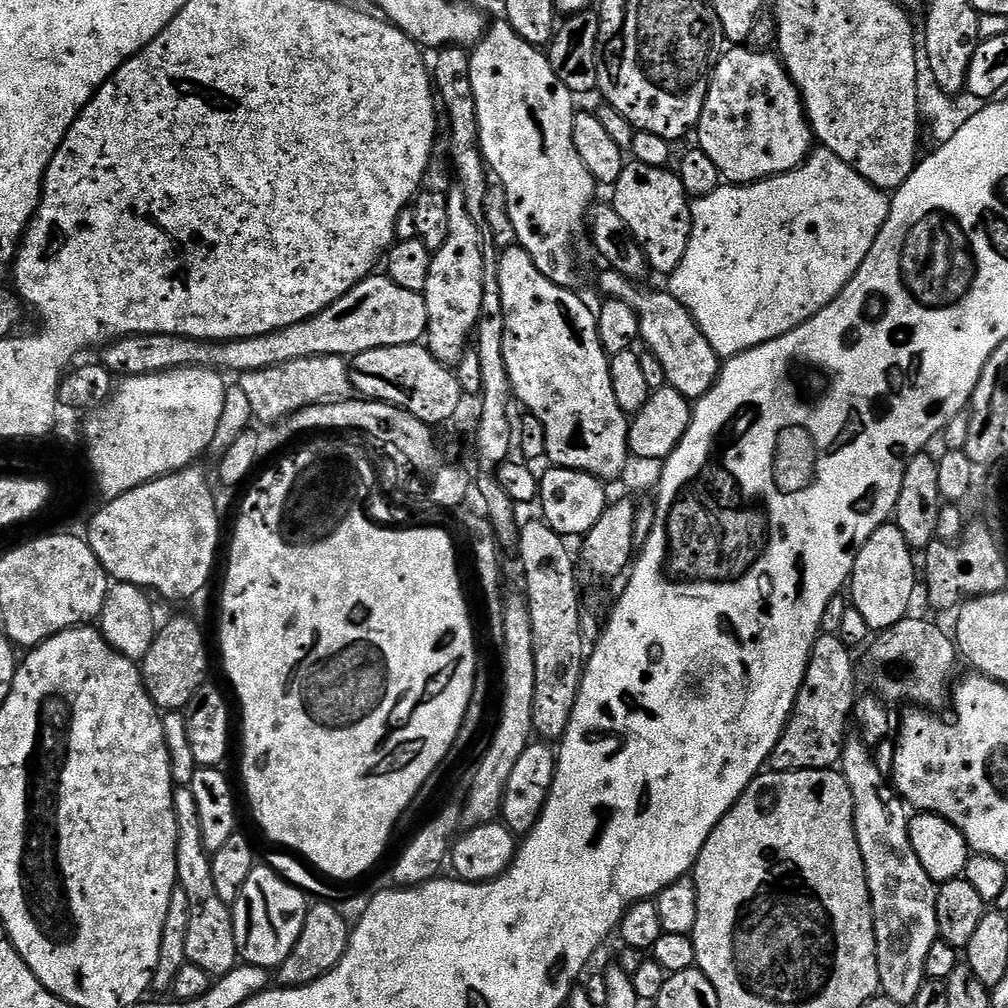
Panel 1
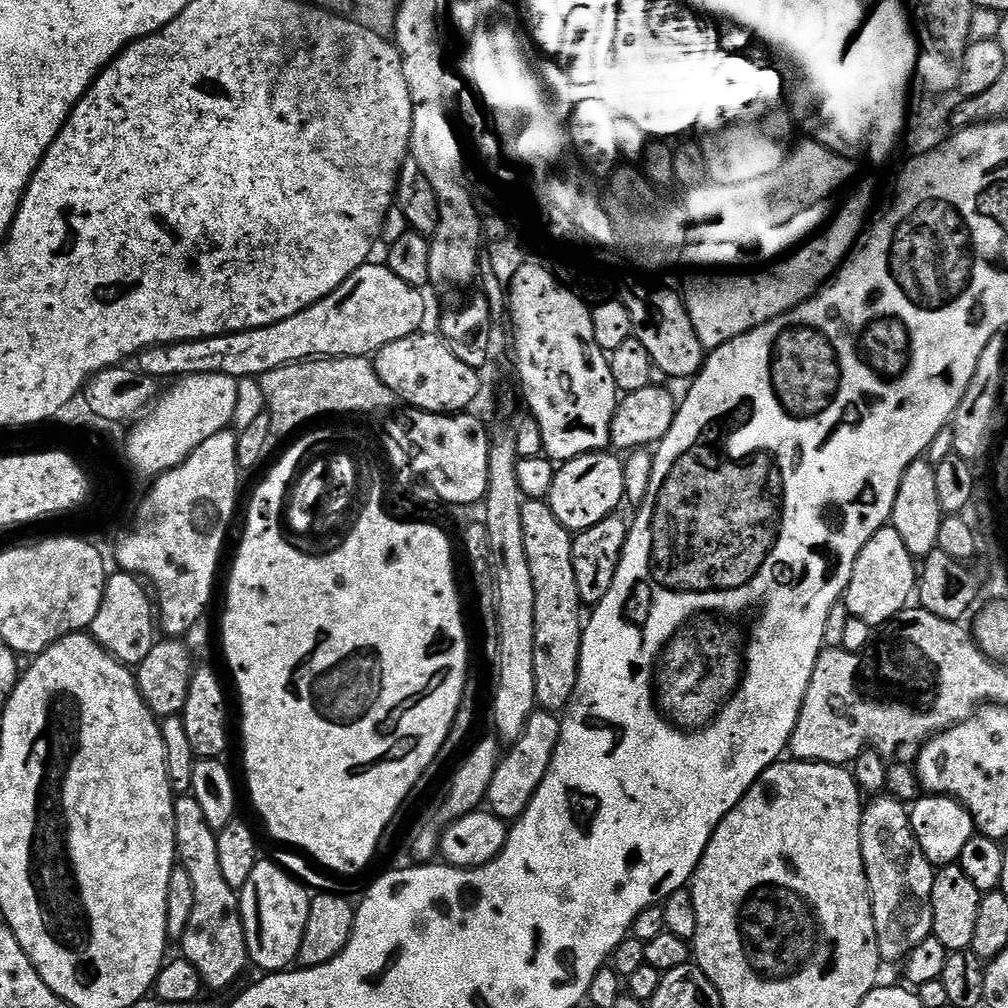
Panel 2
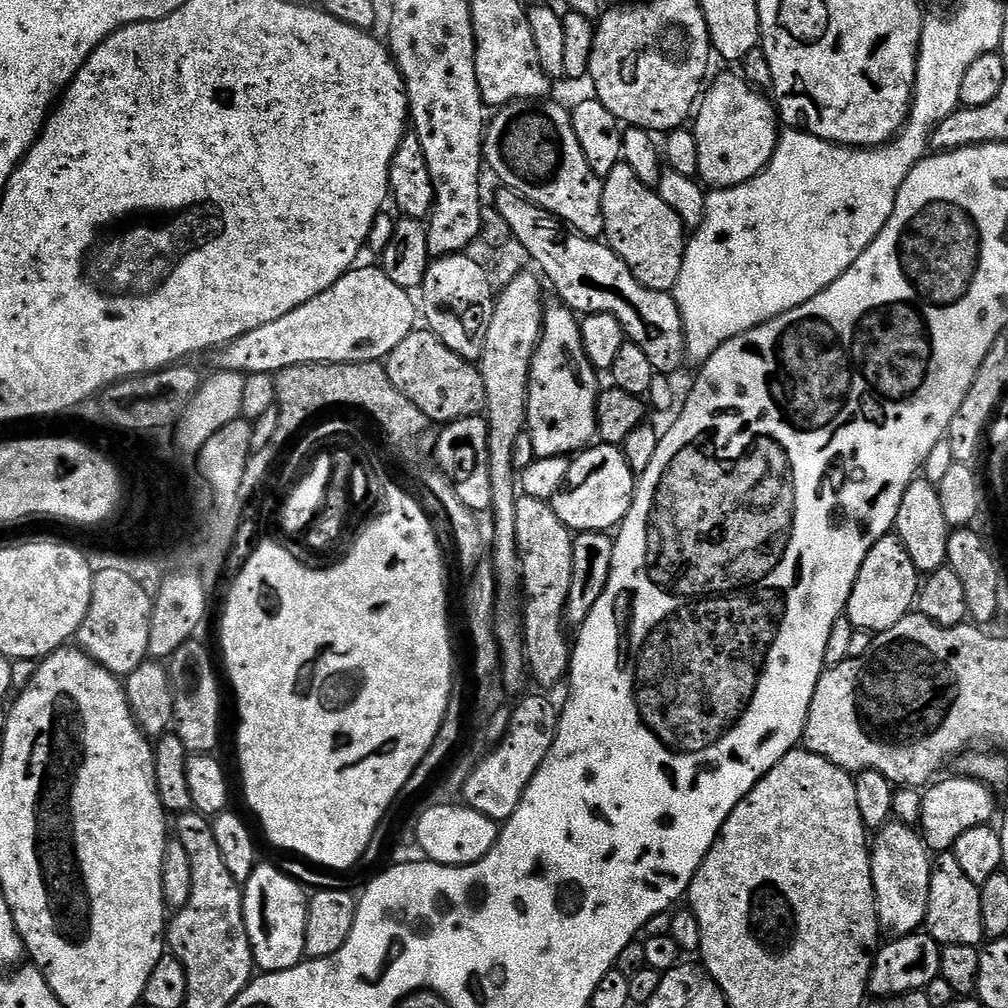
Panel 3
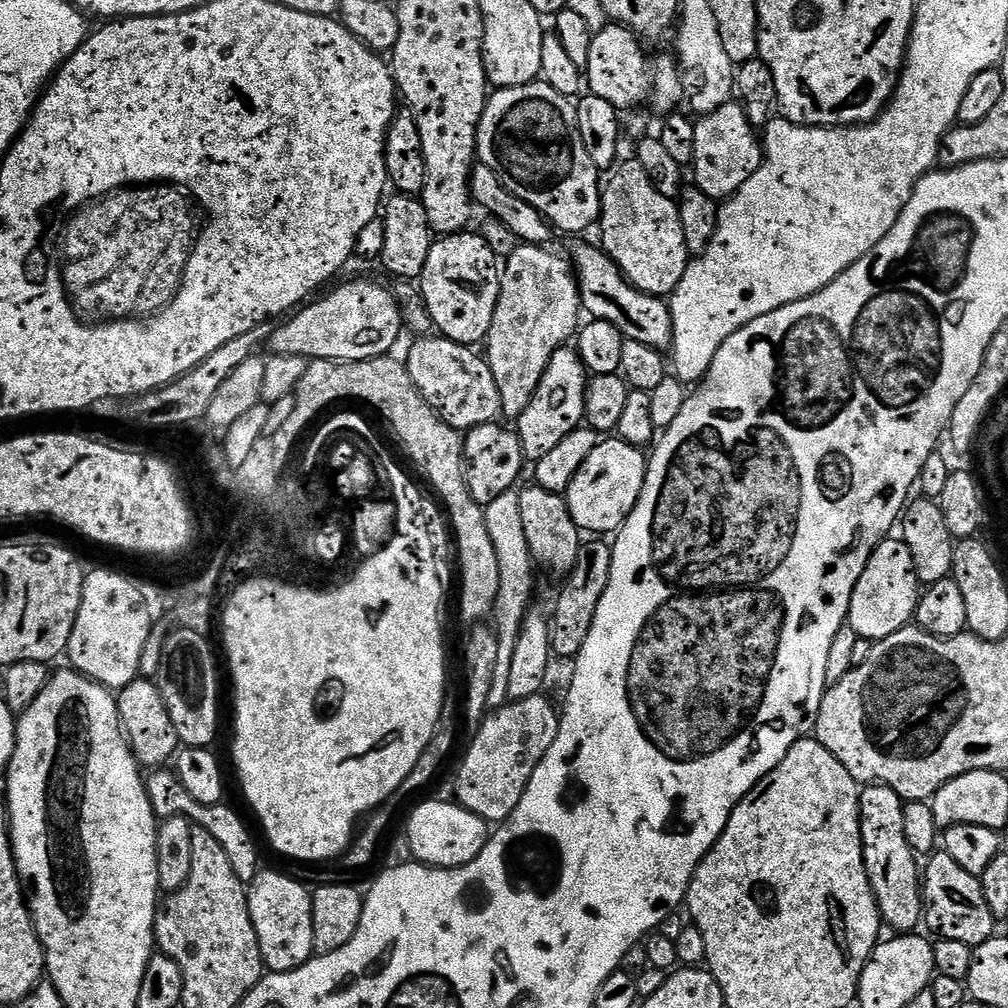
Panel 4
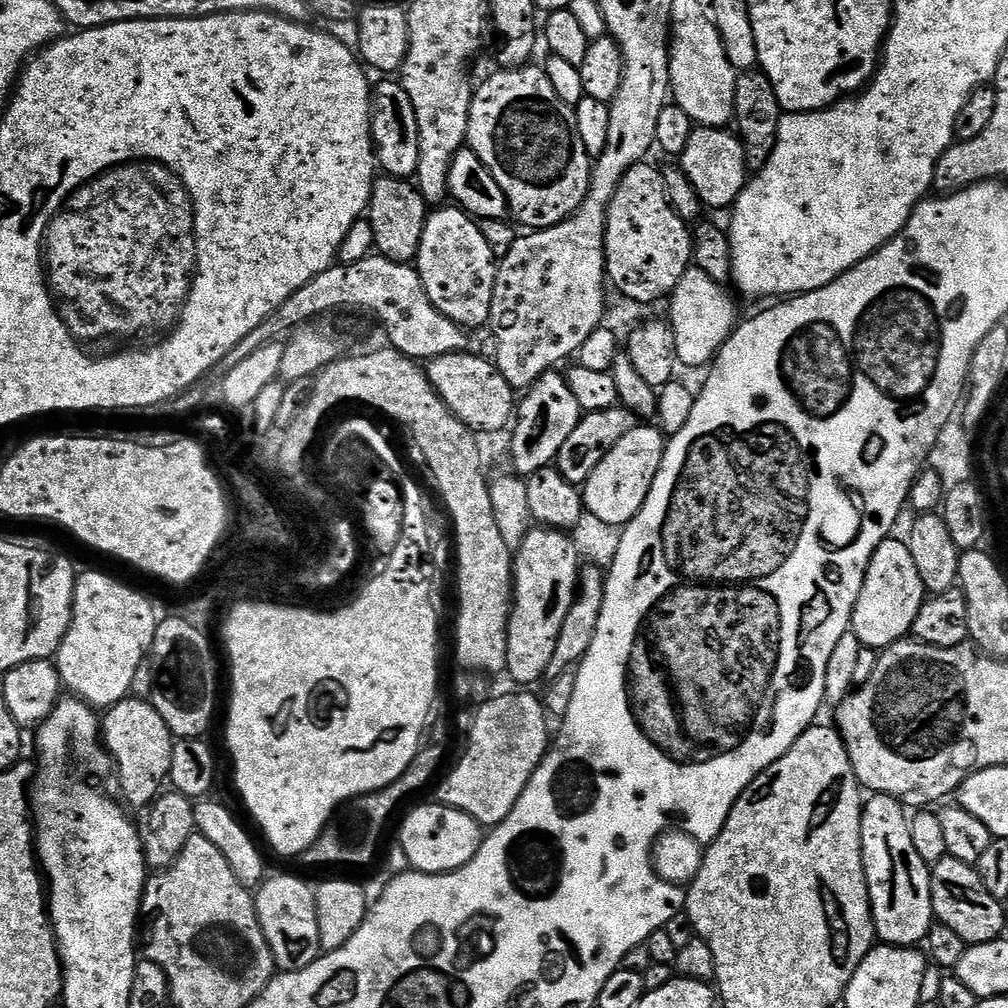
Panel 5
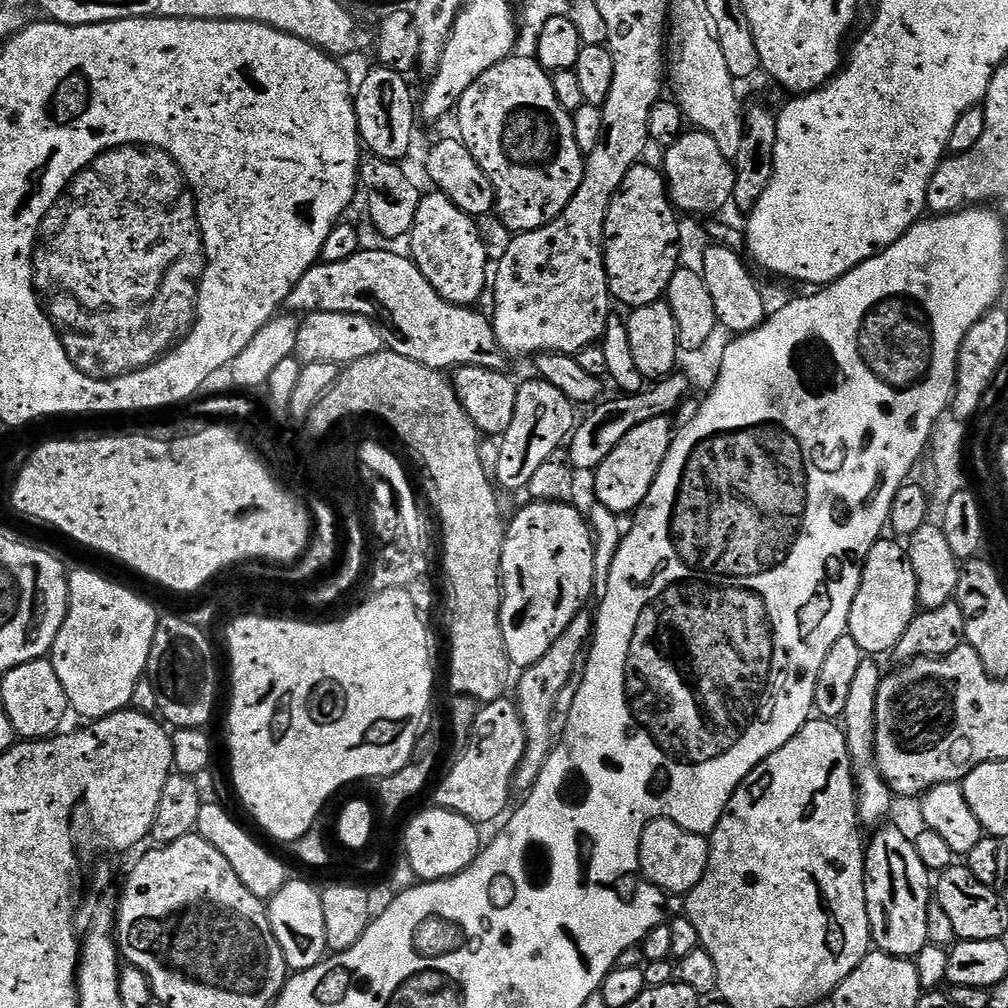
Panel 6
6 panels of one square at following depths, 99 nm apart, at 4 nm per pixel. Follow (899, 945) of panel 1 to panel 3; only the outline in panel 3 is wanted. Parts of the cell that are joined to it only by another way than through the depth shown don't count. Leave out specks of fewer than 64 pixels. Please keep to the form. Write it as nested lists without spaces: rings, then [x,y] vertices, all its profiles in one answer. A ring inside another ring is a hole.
[[[888,822],[875,833],[870,851],[876,891],[876,913],[881,929],[892,938],[911,936],[912,933],[921,931],[930,902],[933,857],[928,845],[913,825]]]

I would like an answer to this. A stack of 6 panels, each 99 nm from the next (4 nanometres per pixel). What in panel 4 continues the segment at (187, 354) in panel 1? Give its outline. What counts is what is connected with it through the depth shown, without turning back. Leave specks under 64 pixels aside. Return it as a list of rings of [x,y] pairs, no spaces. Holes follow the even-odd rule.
[[[352,280],[333,292],[327,292],[316,298],[321,300],[313,299],[305,303],[291,317],[293,320],[289,324],[284,324],[281,328],[273,327],[270,348],[275,355],[303,356],[309,361],[372,360],[375,356],[387,356],[393,351],[392,347],[400,340],[400,324],[402,328],[402,309],[399,299],[393,293],[391,296],[382,285],[371,284],[368,280]]]

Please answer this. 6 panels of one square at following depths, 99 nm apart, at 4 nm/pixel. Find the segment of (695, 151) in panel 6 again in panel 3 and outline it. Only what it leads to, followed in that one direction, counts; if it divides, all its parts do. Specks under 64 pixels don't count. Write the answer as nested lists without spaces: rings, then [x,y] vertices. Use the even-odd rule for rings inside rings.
[[[739,74],[720,76],[710,84],[707,85],[694,112],[694,131],[698,142],[698,176],[705,185],[712,184],[708,186],[713,189],[732,188],[735,184],[754,178],[770,162],[781,133],[781,129],[776,128],[778,112],[773,101],[764,97],[763,91],[757,90]]]

